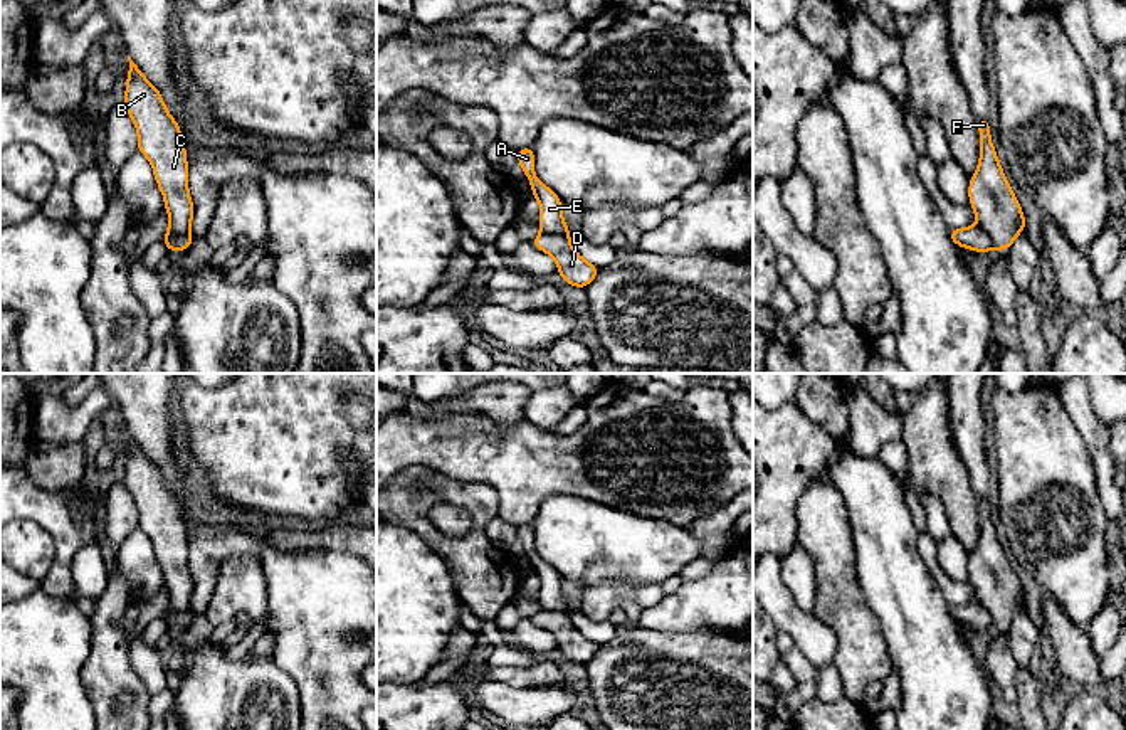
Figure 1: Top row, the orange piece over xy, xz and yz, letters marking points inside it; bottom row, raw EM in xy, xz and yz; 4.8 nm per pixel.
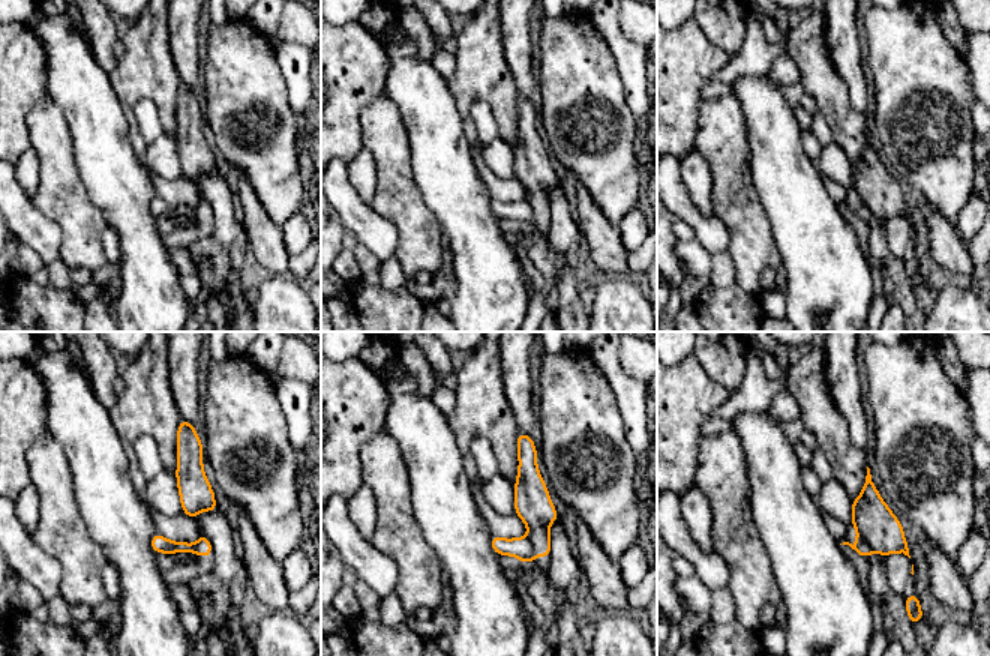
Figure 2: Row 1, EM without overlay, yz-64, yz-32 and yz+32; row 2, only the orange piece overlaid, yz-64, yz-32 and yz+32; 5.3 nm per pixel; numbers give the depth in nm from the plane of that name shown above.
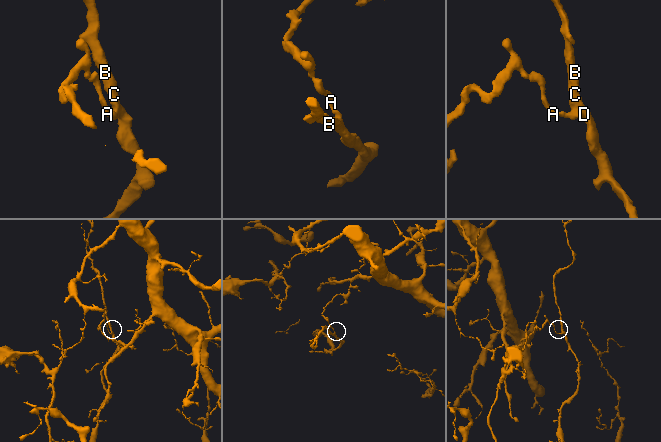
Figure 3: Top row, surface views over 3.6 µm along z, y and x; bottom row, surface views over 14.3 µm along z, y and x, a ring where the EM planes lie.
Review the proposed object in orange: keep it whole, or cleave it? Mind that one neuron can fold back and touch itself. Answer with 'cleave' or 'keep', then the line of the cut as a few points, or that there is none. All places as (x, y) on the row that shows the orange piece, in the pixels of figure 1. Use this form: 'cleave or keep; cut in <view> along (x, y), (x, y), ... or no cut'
cleave; cut in xz along (541, 231), (568, 236)

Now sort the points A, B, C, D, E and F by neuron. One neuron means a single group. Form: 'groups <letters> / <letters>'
groups A E / B C D F

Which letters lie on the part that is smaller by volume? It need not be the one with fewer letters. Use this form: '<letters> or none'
B, C, D, F

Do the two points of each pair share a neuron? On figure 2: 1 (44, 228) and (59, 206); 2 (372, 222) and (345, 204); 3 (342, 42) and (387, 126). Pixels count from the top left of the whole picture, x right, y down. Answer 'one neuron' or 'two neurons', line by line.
1: two neurons
2: one neuron
3: two neurons

